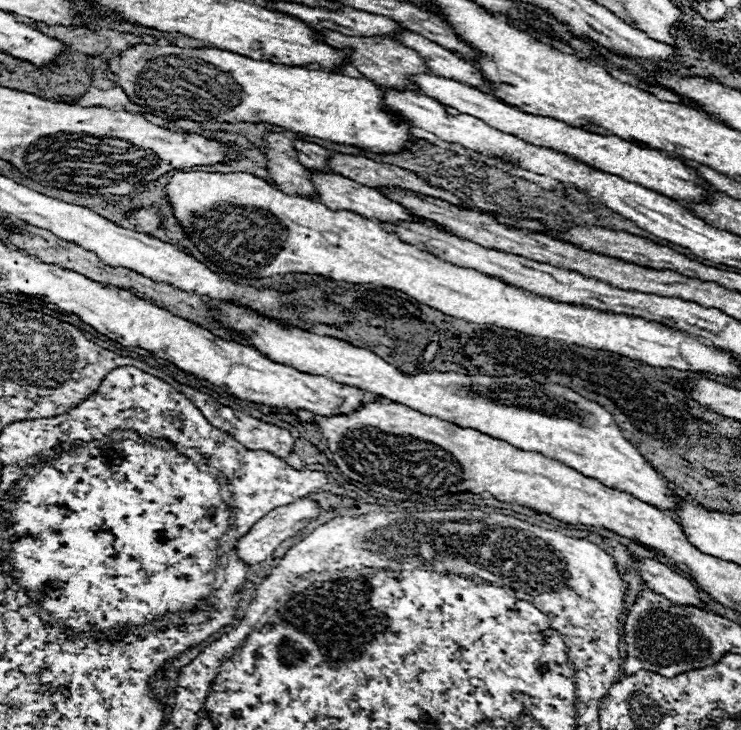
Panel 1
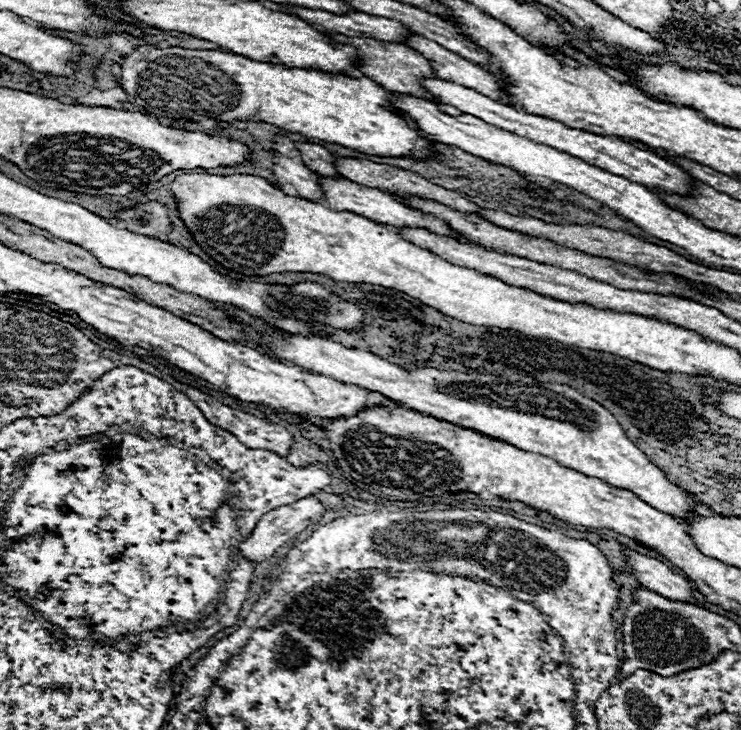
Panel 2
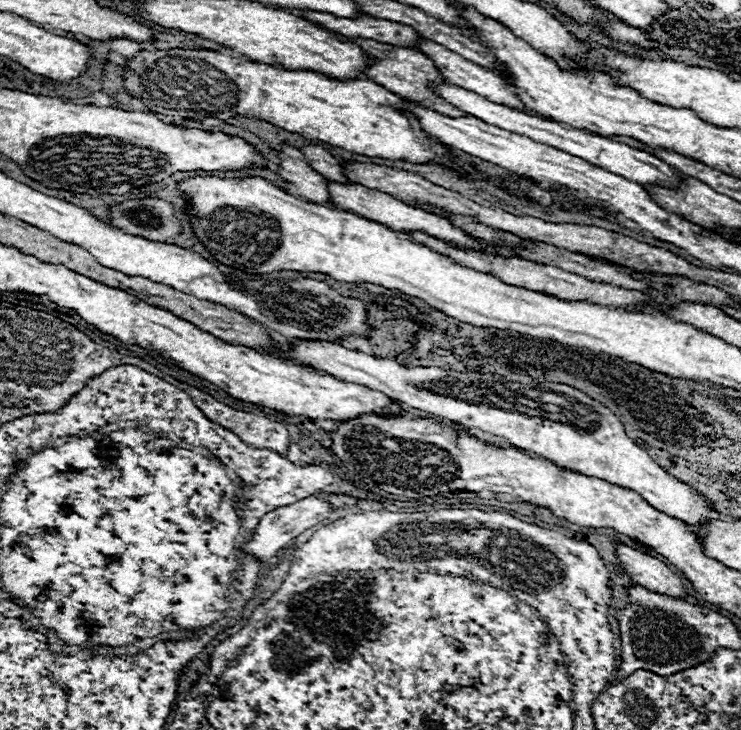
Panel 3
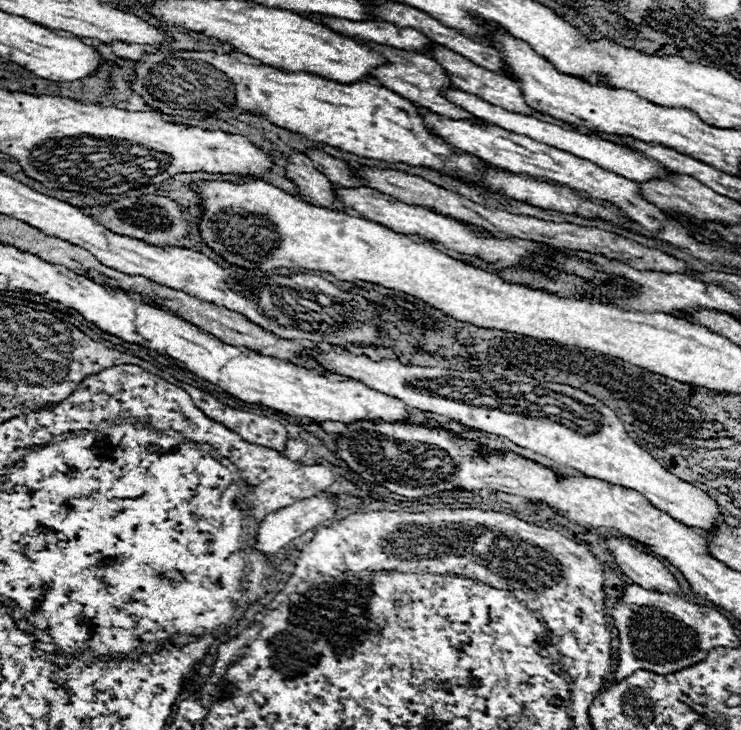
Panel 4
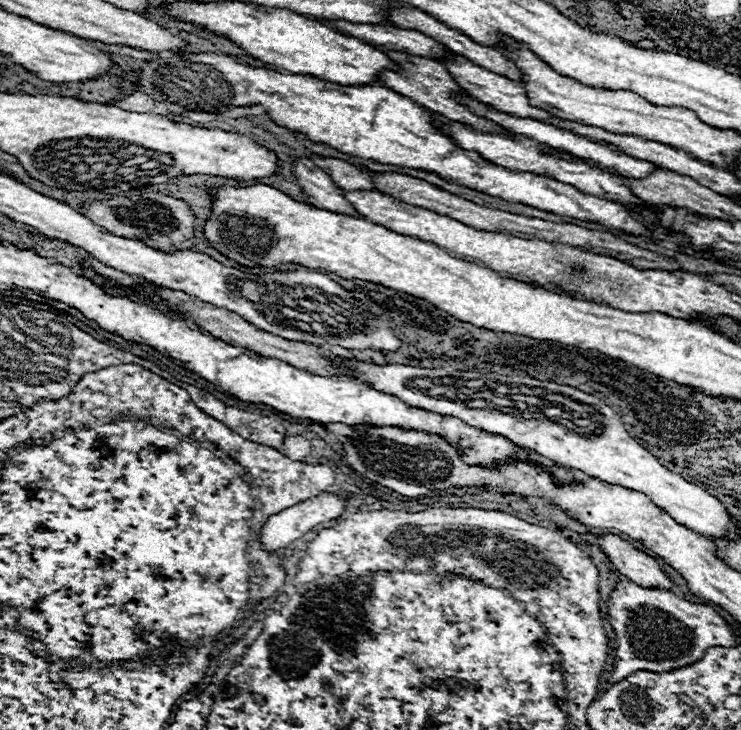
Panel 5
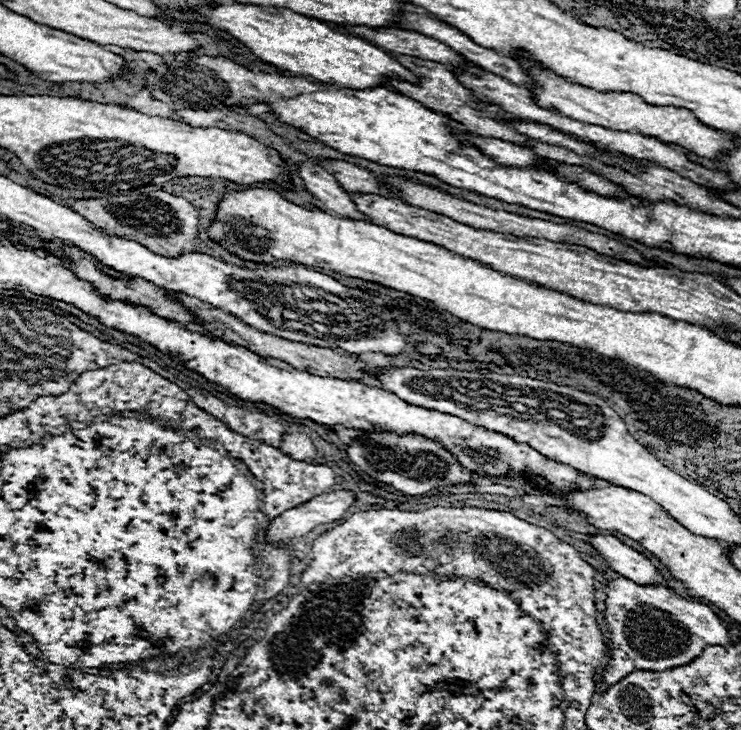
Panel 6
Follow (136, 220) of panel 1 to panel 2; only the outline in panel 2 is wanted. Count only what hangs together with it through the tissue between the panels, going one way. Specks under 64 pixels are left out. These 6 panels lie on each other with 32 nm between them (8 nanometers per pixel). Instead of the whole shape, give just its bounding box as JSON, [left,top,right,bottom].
[118,202,172,238]

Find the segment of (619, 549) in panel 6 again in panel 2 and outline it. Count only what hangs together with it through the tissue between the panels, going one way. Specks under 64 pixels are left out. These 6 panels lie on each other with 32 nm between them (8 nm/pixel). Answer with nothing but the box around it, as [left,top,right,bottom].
[626,548,698,604]

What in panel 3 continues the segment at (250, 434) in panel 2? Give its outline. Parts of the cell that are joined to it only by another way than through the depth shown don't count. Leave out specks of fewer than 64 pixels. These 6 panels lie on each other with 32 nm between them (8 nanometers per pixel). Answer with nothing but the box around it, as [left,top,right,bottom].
[176,382,290,456]

